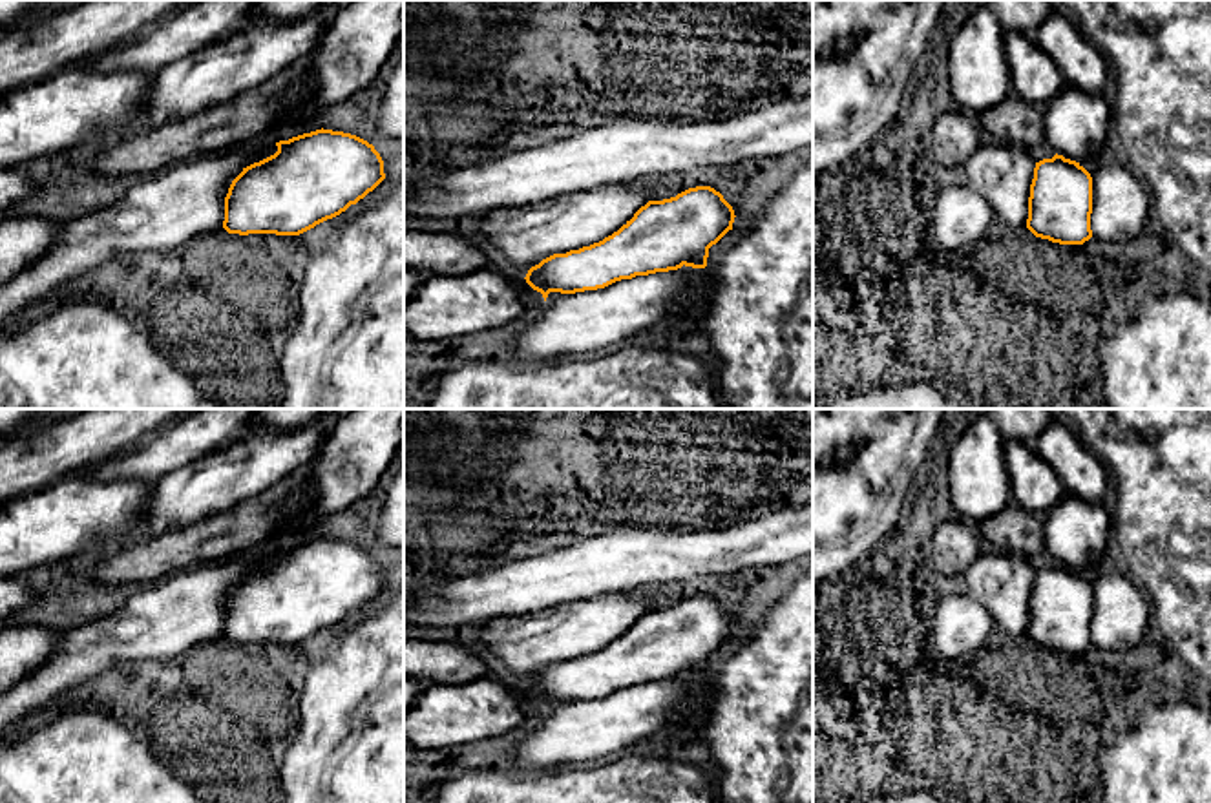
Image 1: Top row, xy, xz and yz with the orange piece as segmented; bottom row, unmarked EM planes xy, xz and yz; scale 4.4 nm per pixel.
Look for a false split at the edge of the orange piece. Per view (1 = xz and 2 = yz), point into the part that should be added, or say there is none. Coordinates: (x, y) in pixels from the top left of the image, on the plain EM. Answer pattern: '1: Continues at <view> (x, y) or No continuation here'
1: No continuation here
2: No continuation here

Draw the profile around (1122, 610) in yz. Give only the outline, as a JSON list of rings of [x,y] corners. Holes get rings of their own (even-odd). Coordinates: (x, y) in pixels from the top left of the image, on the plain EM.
[[[1101,573],[1092,586],[1092,646],[1136,650],[1145,642],[1153,602],[1127,573]]]

